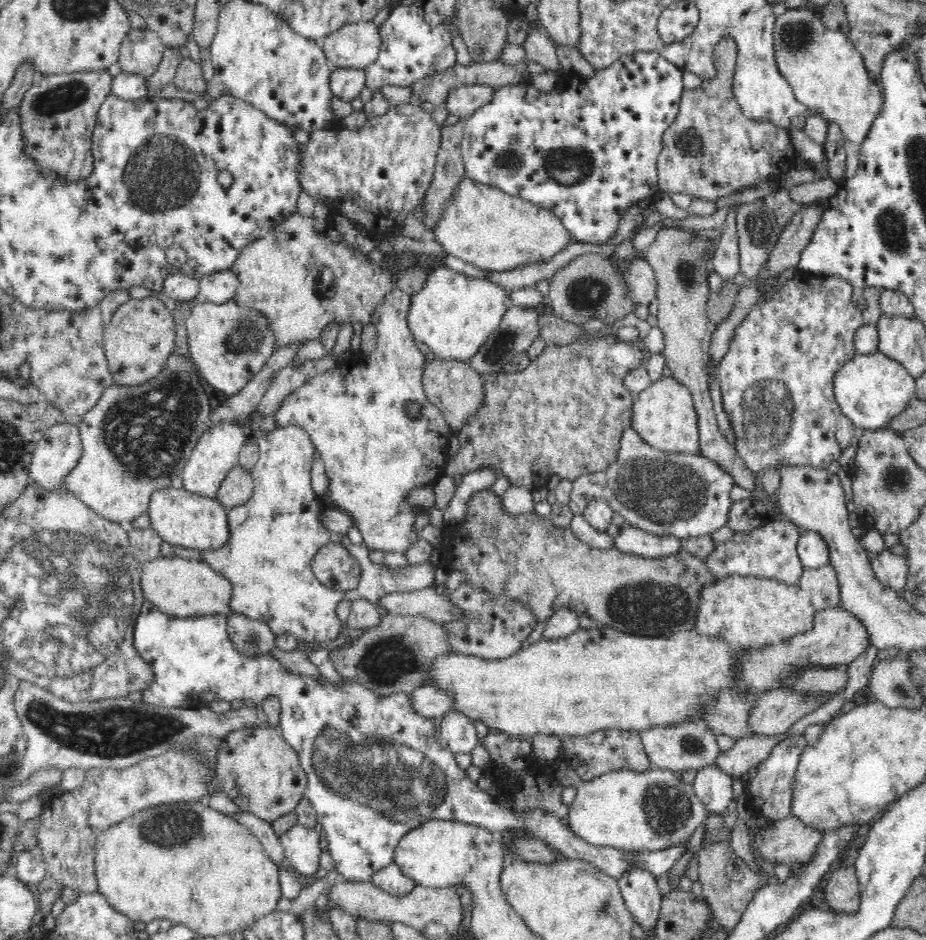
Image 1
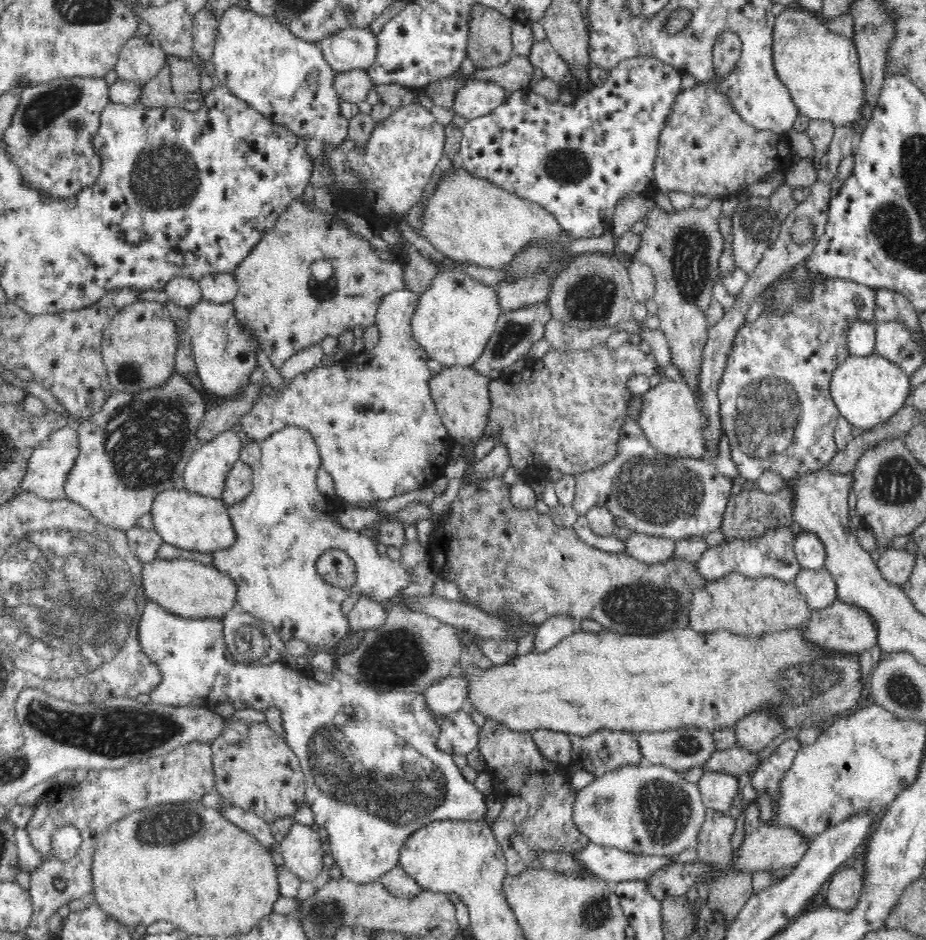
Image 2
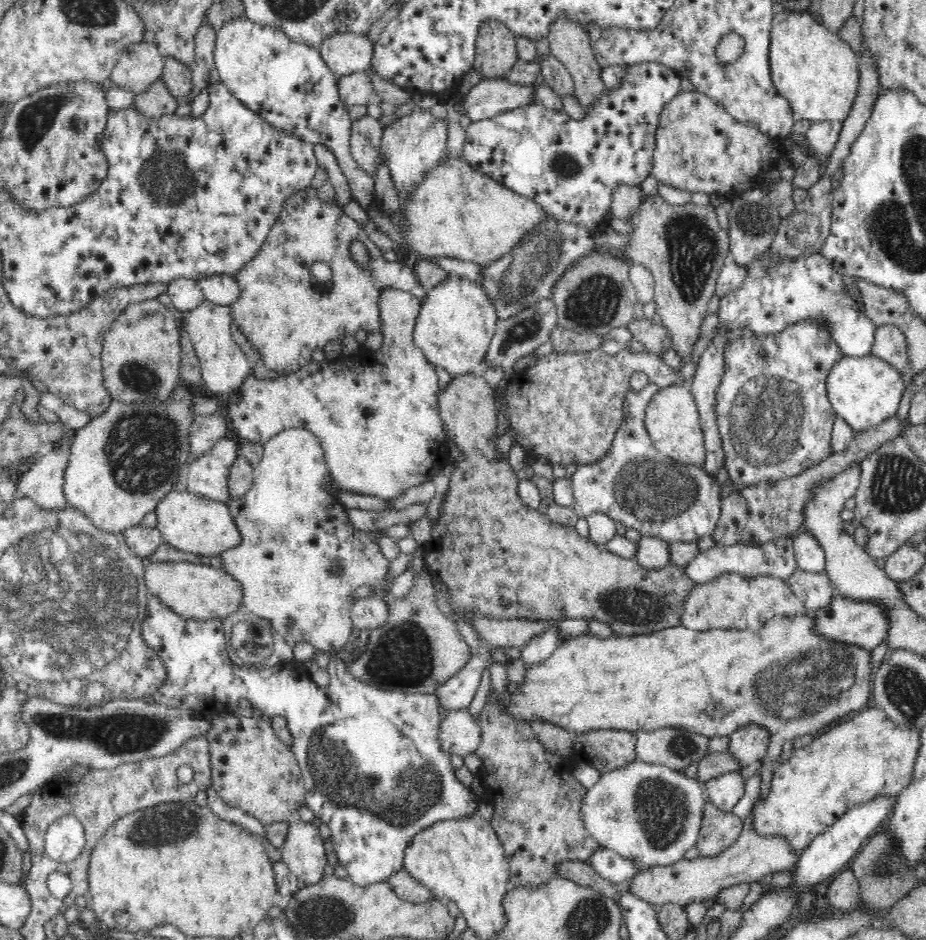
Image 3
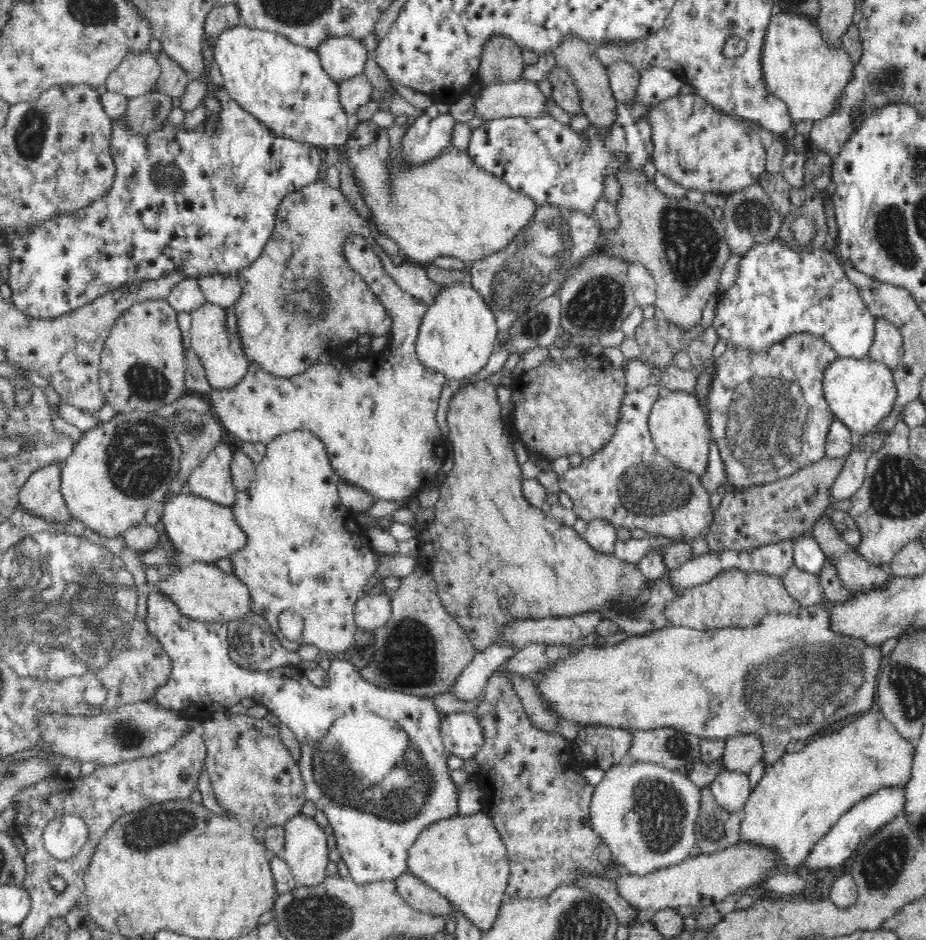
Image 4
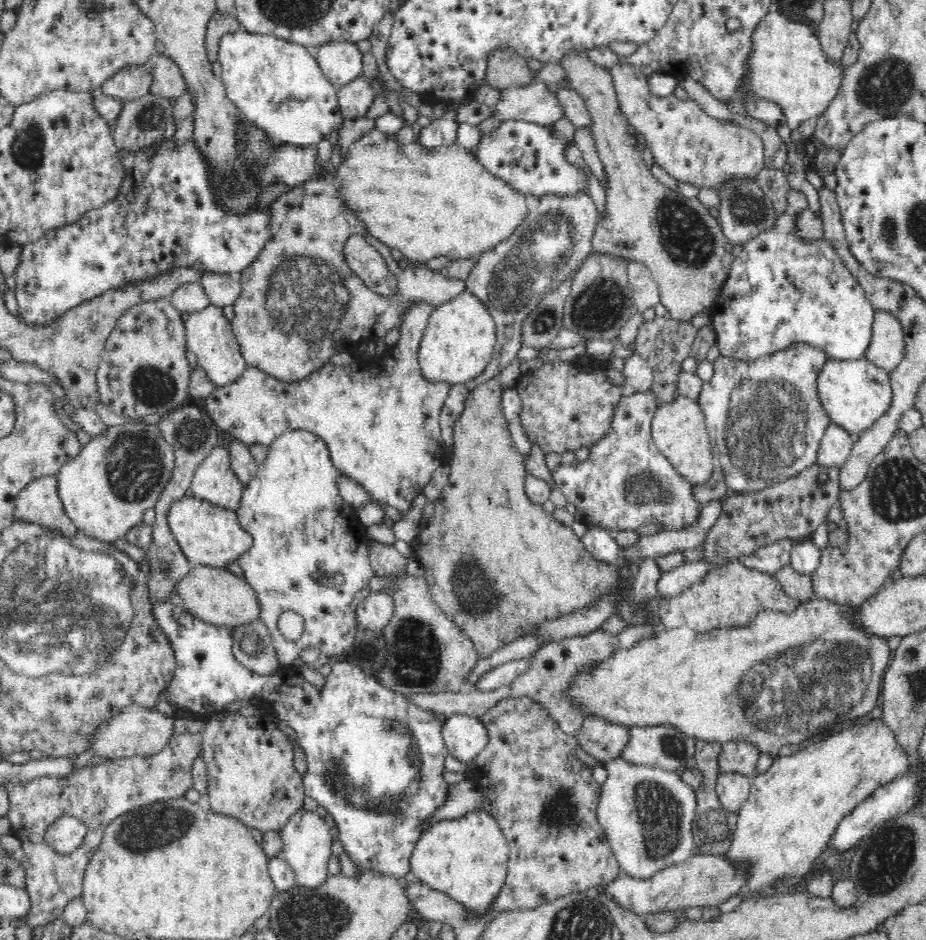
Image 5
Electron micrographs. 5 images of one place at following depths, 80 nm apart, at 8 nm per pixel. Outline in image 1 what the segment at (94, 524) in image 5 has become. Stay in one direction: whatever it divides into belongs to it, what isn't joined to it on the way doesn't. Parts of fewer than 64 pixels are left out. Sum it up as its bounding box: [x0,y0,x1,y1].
[63,352,211,528]

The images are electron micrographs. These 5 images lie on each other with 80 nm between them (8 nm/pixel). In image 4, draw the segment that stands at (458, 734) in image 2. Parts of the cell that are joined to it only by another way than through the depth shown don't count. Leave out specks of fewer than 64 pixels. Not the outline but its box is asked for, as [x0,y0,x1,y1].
[441,713,484,760]

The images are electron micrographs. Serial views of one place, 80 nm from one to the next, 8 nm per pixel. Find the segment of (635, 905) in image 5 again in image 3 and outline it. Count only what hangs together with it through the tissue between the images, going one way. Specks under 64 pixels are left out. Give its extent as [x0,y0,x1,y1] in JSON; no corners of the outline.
[622,818,798,908]

